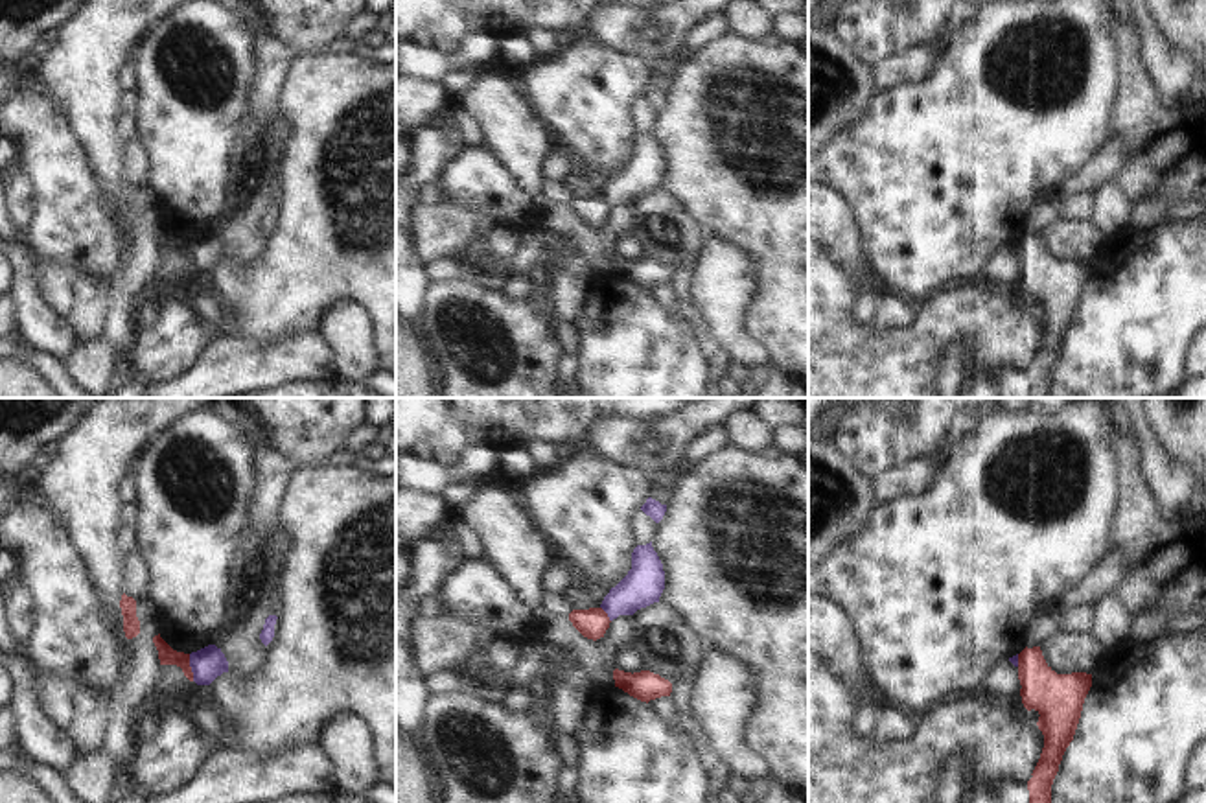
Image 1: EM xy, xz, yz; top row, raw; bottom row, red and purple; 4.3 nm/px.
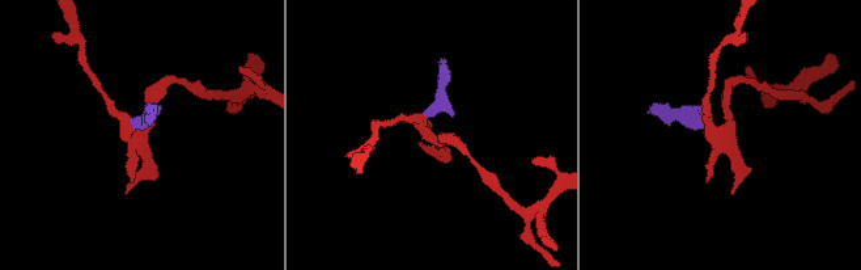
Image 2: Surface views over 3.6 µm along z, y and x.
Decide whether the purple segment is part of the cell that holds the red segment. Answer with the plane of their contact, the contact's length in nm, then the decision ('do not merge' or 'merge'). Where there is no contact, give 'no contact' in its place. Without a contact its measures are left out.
meets red in xy; contact 120 nm long; do not merge

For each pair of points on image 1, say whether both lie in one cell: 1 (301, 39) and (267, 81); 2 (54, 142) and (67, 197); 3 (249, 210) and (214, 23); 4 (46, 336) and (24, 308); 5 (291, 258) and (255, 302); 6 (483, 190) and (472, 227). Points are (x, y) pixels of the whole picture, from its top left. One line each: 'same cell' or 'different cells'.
1: different cells
2: same cell
3: different cells
4: same cell
5: same cell
6: different cells

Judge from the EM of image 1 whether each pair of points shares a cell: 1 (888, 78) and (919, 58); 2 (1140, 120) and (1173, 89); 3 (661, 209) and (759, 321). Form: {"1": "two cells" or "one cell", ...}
{"1": "one cell", "2": "two cells", "3": "two cells"}

